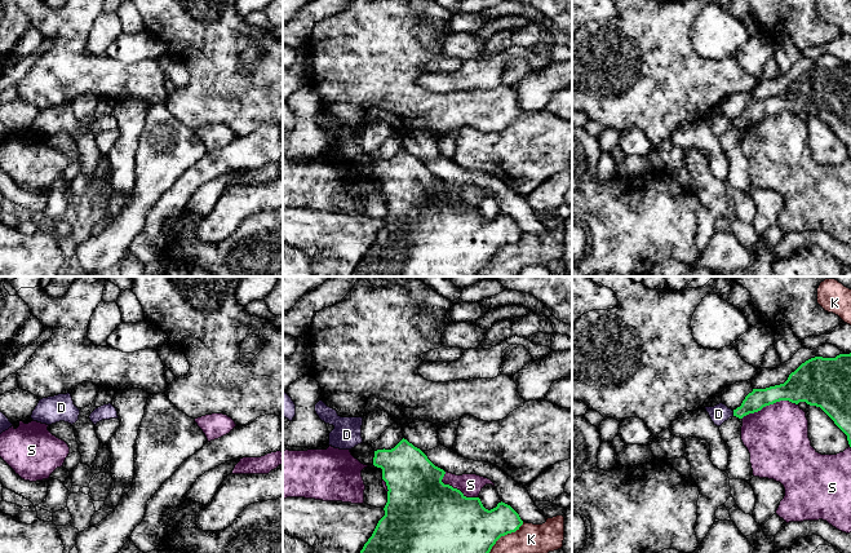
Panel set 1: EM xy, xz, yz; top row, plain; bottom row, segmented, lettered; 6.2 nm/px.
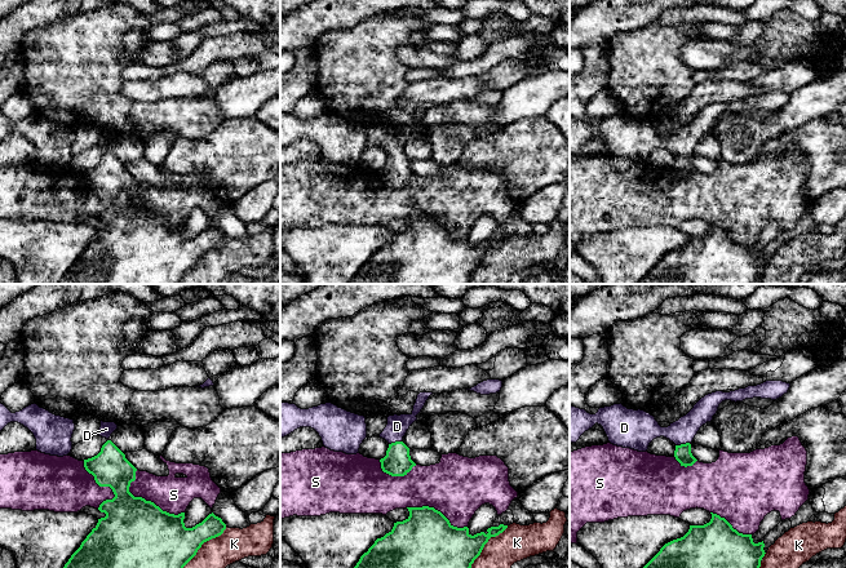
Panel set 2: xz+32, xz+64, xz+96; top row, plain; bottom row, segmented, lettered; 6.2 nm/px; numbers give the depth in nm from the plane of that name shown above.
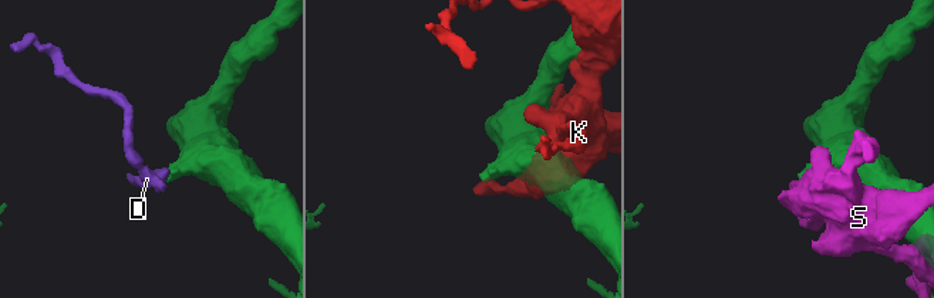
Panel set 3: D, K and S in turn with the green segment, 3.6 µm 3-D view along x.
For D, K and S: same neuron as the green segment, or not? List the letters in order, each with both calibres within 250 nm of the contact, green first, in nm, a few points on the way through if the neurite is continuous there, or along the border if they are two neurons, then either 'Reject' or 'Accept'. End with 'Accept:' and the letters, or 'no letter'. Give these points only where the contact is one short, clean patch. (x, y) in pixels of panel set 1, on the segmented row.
D: Thickness 120 nm (green) against 120 nm. Path across: yz (758, 398), (740, 412), (734, 414), (718, 414). Accept
K: Thickness 340 nm (green) against 180 nm. Reject
S: Thickness 200 nm (green) against 400 nm. Reject
Accept: D

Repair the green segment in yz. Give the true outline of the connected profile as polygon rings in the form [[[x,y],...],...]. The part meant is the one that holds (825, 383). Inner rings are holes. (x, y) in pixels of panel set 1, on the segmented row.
[[[851,353],[836,358],[811,358],[784,384],[753,389],[733,411],[723,403],[705,410],[714,425],[721,426],[732,416],[743,419],[780,401],[820,407],[847,435],[851,447]]]

